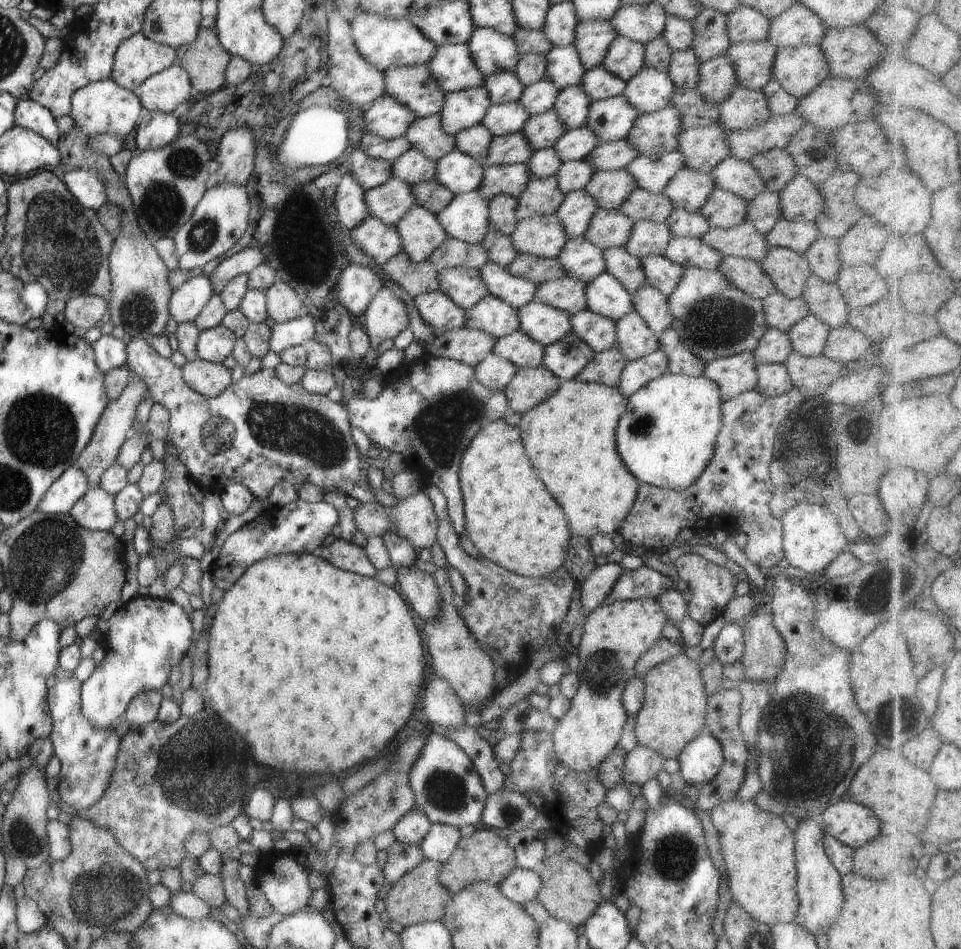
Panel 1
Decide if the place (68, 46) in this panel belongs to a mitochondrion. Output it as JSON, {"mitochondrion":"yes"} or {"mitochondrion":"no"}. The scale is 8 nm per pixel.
{"mitochondrion":"no"}

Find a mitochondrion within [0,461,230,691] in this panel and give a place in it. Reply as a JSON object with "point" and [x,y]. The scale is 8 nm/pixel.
{"point":[45,557]}

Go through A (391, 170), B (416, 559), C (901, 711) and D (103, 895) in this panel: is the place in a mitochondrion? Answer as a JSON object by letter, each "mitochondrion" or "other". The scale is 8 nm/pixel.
{"A":"other","B":"other","C":"mitochondrion","D":"mitochondrion"}

